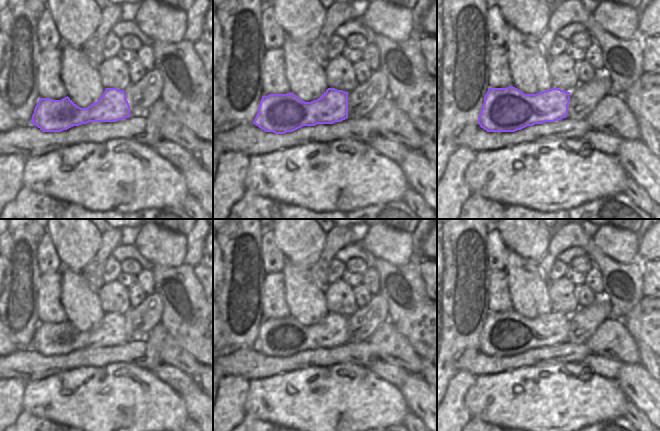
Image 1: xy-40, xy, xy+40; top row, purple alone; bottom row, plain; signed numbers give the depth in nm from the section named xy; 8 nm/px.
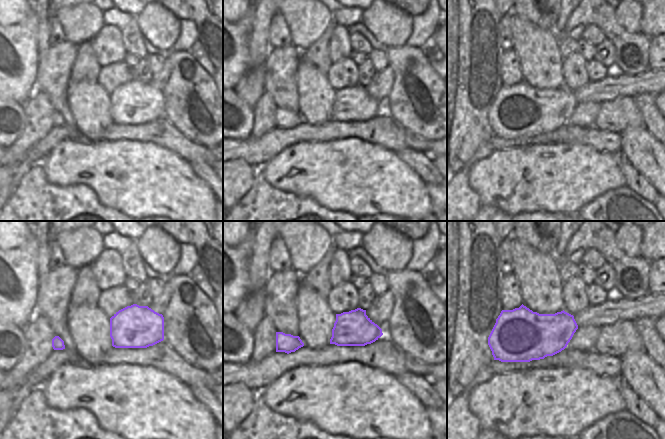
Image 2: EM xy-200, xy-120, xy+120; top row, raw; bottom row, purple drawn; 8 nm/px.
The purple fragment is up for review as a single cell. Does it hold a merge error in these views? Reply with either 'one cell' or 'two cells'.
one cell

